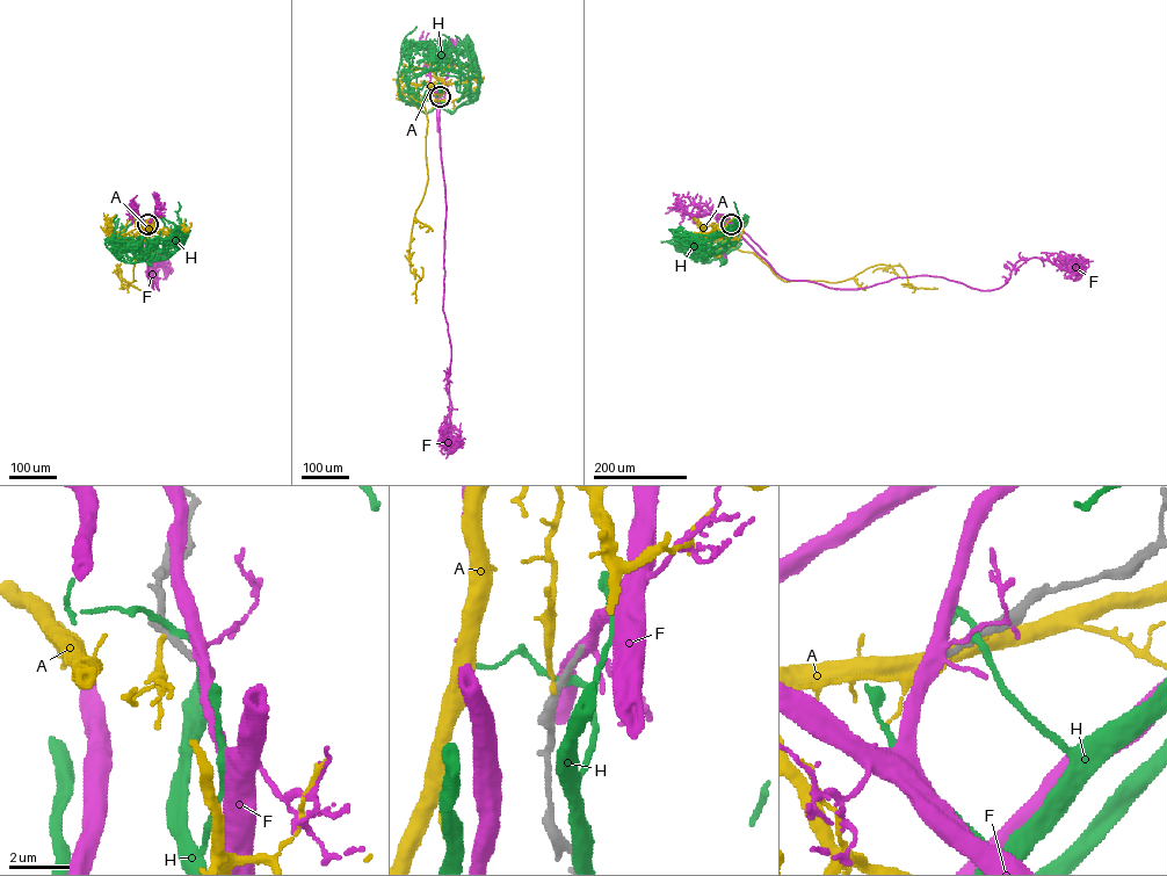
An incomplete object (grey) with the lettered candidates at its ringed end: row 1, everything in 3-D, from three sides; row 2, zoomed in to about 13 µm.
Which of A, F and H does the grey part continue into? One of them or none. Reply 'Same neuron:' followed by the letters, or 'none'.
Same neuron: none

